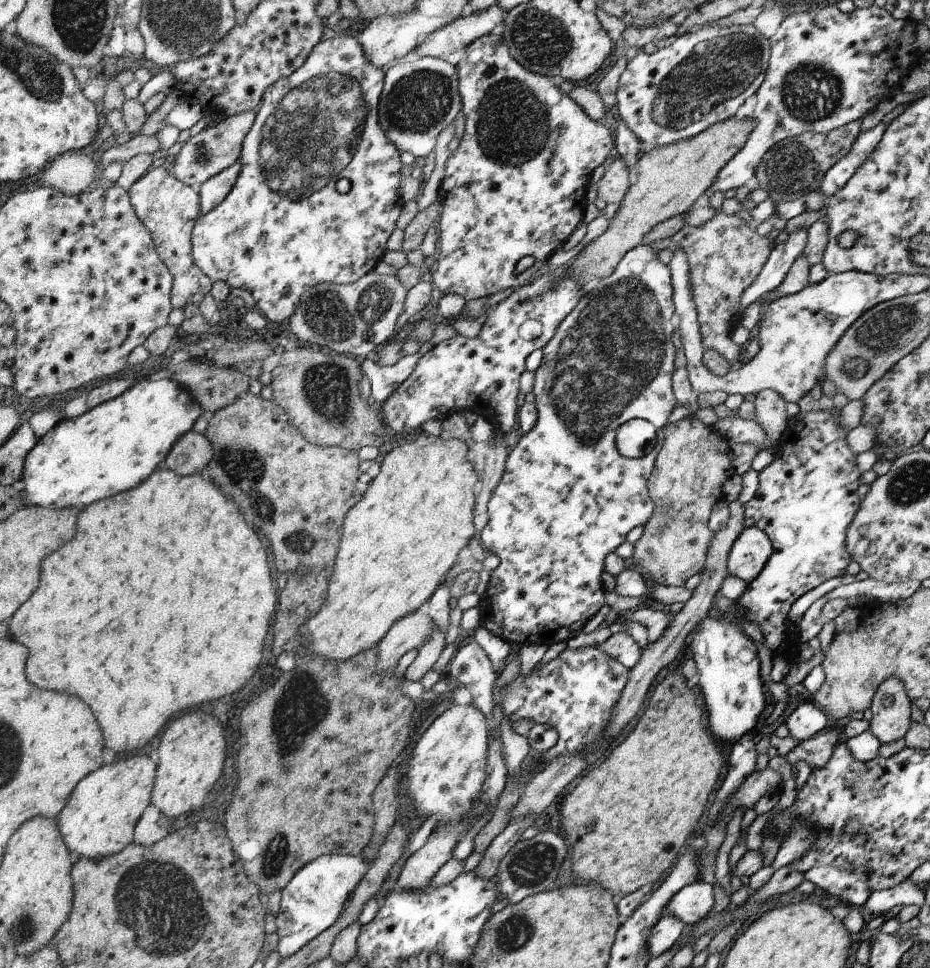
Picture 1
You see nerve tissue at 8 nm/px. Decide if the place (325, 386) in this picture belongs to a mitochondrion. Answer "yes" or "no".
yes

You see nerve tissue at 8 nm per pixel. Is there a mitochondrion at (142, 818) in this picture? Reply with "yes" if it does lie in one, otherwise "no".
no

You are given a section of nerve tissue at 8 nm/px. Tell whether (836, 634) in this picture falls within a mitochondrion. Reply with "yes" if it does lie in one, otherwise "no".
no

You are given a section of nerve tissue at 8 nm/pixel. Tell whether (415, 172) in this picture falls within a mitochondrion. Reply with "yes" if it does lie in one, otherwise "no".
no

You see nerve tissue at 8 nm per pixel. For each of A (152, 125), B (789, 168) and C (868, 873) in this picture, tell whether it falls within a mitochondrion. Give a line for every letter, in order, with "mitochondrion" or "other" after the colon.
A: other
B: mitochondrion
C: other

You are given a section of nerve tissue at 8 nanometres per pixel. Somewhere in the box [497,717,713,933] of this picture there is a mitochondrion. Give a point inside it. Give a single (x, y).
(532, 865)

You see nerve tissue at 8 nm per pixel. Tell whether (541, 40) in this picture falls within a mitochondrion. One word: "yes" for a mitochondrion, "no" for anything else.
yes

